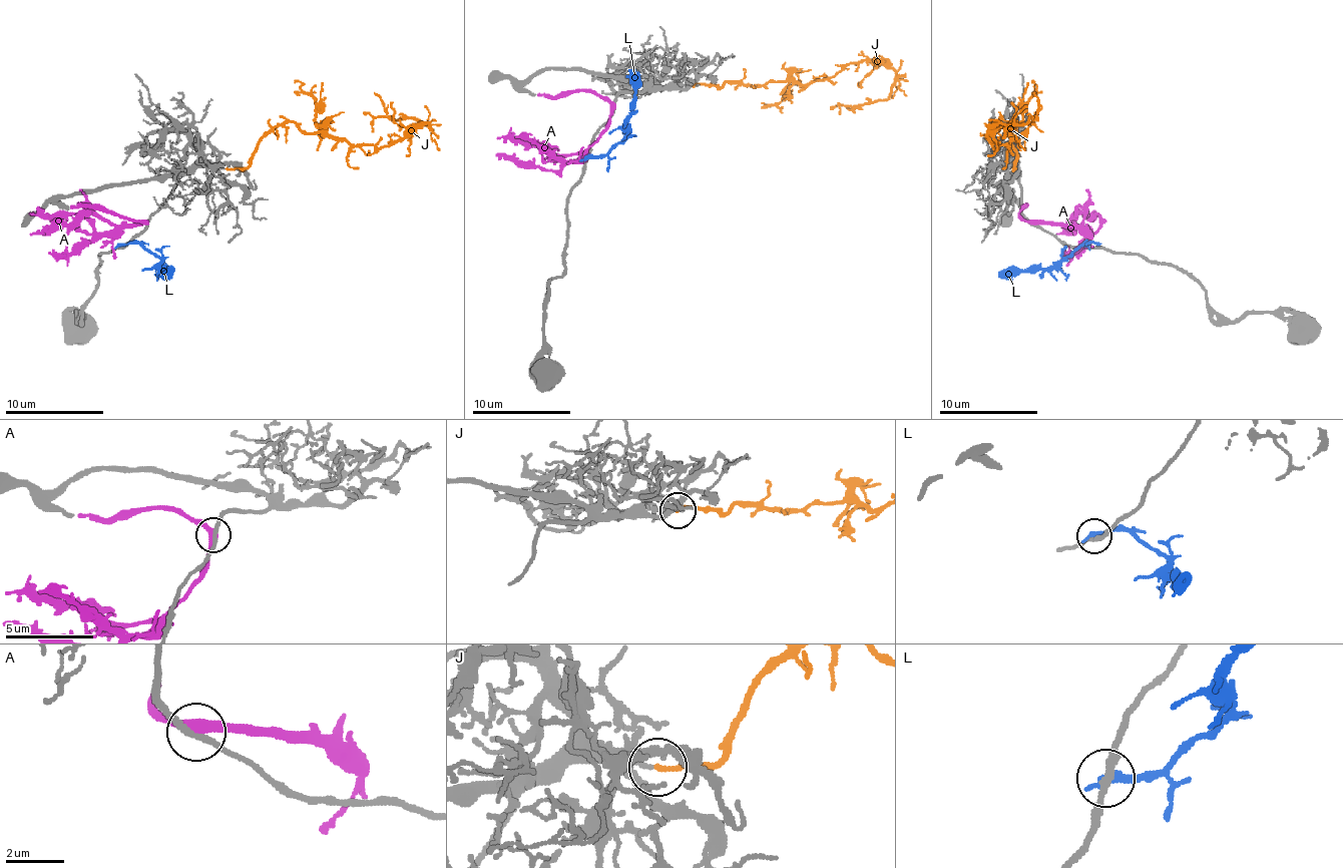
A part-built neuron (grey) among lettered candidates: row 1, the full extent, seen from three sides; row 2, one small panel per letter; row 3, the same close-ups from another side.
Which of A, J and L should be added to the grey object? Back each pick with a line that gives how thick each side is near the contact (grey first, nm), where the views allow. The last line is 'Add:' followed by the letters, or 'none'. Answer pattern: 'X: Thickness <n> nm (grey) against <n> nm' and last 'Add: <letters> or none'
A: Thickness 200 nm (grey) against 360 nm
Add: A

